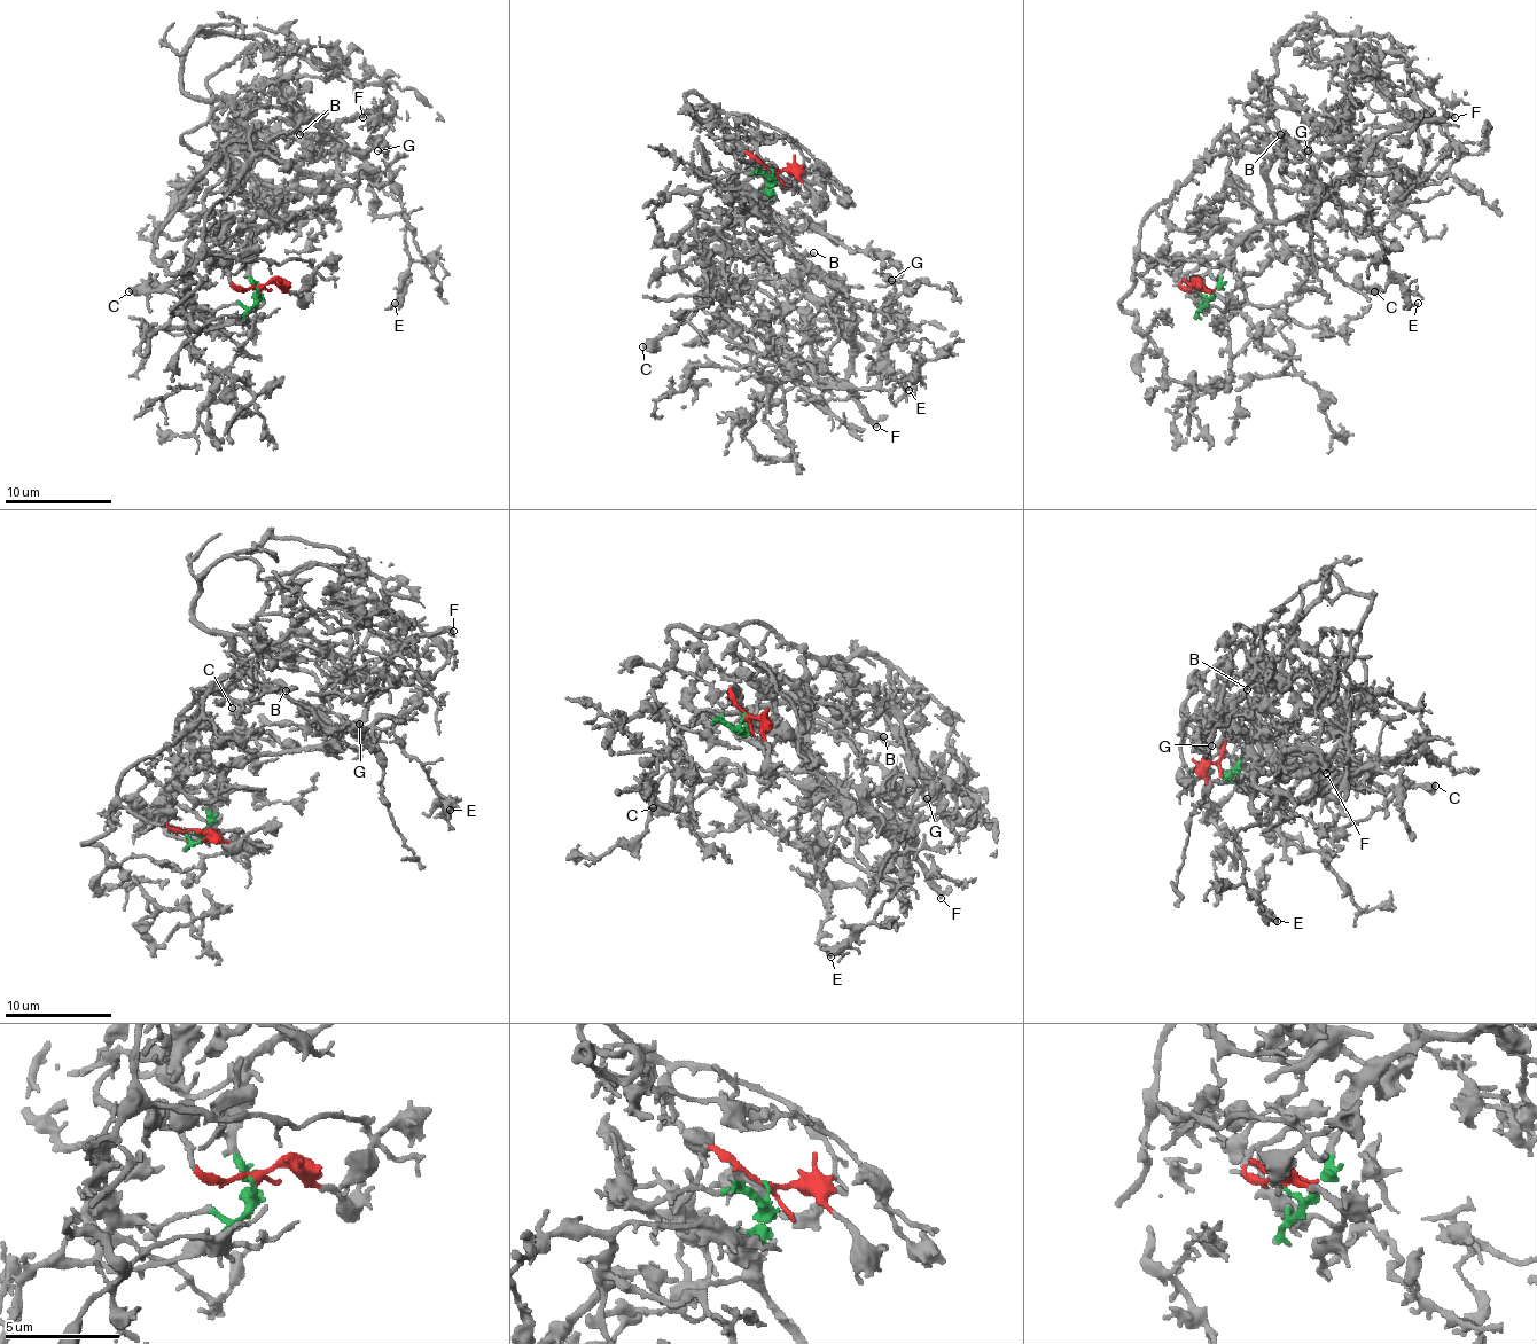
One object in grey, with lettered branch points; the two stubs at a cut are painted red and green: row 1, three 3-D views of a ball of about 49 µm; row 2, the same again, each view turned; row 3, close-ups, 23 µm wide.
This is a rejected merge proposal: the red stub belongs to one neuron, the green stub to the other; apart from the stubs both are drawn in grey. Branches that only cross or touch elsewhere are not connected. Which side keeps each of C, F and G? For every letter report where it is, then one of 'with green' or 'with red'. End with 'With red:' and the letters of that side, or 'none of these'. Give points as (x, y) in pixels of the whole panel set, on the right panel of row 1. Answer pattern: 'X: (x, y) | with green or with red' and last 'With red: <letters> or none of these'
C: (1374, 291) | with green
F: (1454, 117) | with green
G: (1308, 150) | with red
With red: G

